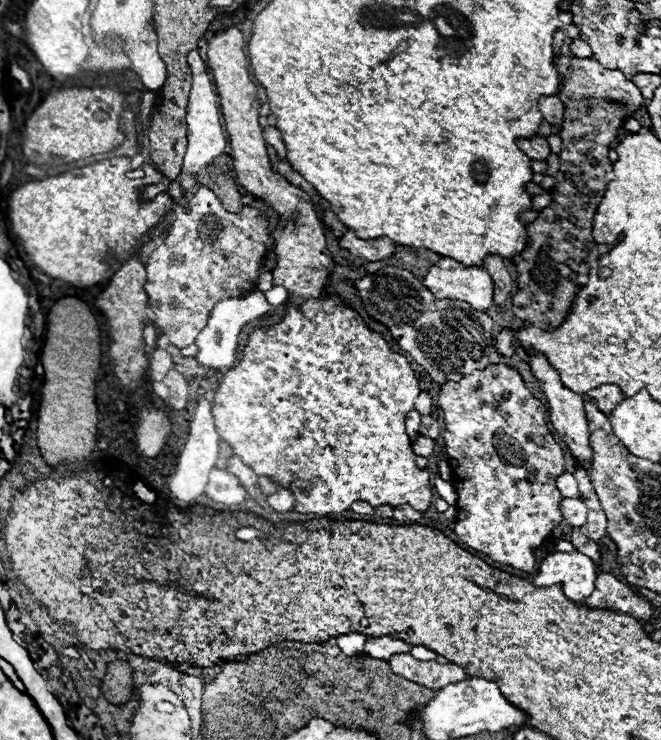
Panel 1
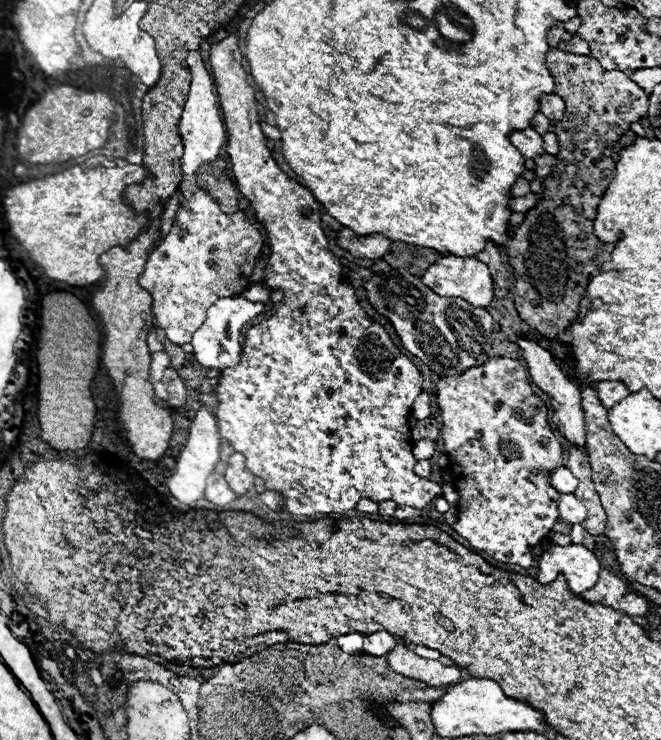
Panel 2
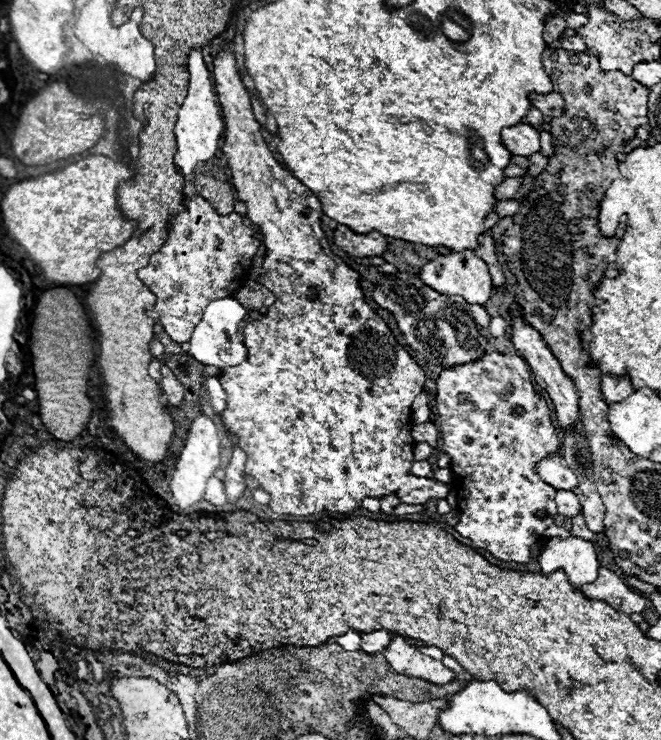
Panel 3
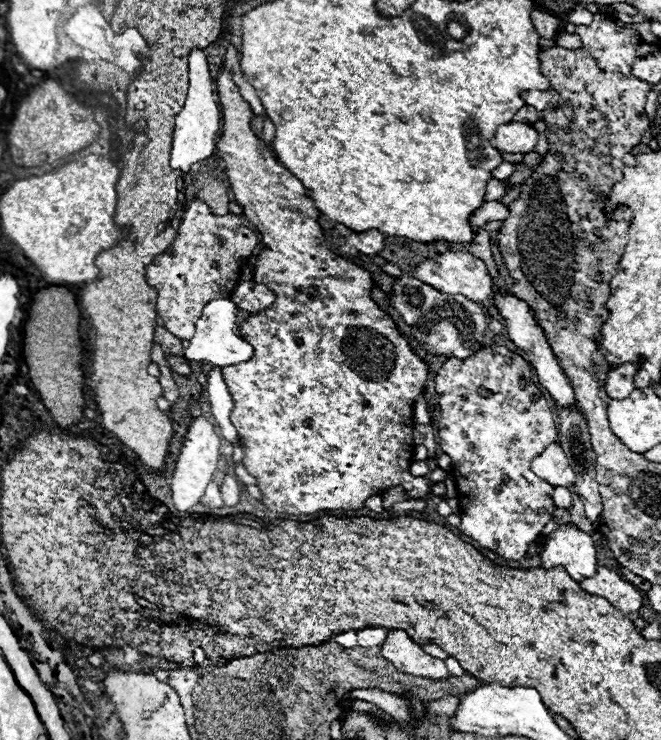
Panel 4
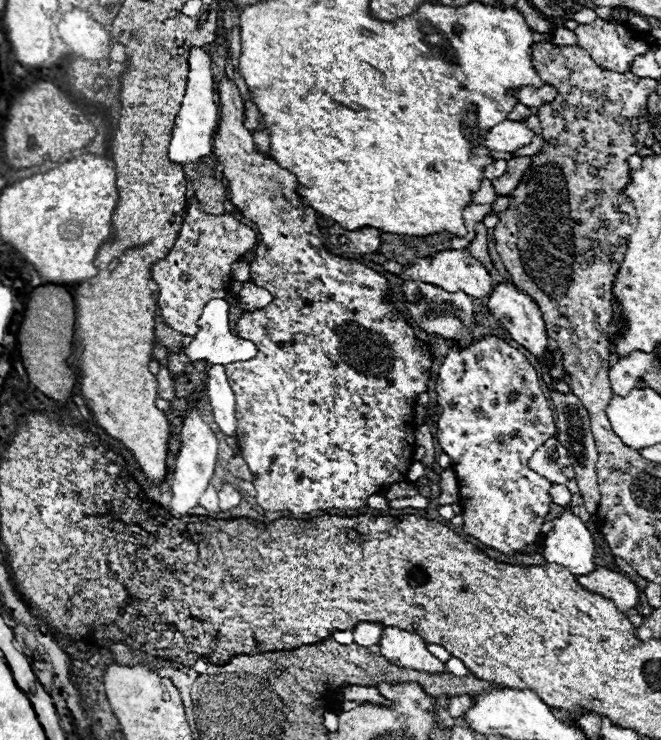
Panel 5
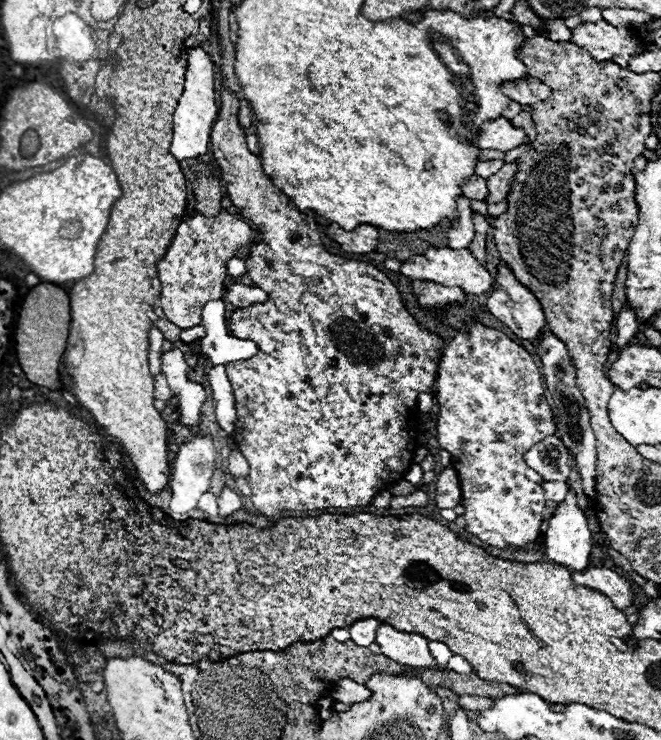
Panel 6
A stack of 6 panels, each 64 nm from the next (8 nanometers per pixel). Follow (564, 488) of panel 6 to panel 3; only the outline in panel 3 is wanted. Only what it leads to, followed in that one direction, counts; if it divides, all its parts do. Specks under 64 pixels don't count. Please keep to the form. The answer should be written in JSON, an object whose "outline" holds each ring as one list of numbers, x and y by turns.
{"outline":[[556,490,554,498,556,498,558,512,564,514,564,516,574,518,582,510,582,506,580,506,580,502,578,502,578,498,576,498,576,494,572,490]]}

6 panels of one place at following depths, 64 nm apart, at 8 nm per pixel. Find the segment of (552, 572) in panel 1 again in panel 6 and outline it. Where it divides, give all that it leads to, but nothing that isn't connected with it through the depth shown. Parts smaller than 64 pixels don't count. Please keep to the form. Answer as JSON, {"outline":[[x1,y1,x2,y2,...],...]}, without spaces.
{"outline":[[570,488,570,494,566,494,566,500,556,506,552,518,548,520,548,530,544,532,544,542,546,542,546,554,552,562,568,566,576,572,582,572,588,568,588,556,592,550,592,532,588,528,586,514,578,508,576,502,576,492]]}

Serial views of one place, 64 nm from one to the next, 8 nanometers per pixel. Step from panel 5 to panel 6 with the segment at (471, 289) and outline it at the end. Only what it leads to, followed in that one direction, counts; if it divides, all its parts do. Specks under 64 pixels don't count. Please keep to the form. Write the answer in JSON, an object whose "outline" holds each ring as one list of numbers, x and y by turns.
{"outline":[[428,248,424,254,416,254,402,262,400,272,412,280,432,280,444,286,458,286,468,294,486,294,494,286,494,278,490,272,468,252,468,248]]}

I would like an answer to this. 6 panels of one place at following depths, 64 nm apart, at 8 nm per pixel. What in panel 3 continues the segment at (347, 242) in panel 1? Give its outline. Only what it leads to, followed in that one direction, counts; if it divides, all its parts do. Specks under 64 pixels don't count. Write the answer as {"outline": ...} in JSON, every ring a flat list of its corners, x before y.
{"outline":[[338,226,332,234,332,242,338,248,342,248,344,252,348,252,350,256,356,256,356,258,382,256,382,252,388,246,386,236,382,236,380,232,374,230,374,232,368,232,368,234,356,234,348,226]]}

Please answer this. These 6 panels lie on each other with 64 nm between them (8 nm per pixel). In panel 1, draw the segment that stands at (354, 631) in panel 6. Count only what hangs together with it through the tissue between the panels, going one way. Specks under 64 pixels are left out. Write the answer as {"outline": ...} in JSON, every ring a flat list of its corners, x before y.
{"outline":[[372,636,364,644,364,652,372,658,390,660,390,656,396,652,408,652,408,644,398,638,392,638,392,636,380,636,380,638]]}

